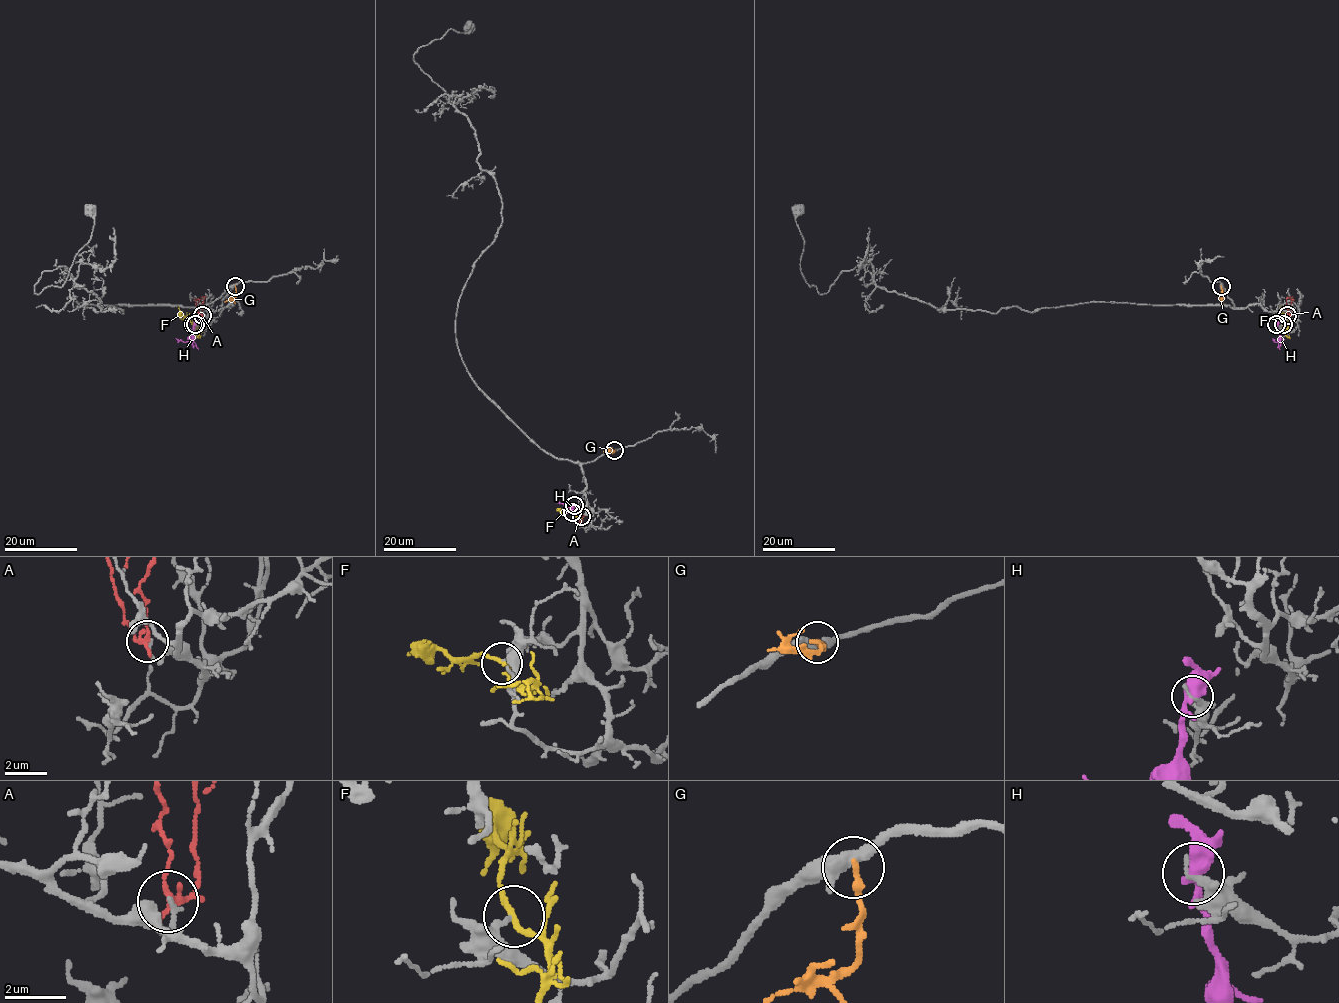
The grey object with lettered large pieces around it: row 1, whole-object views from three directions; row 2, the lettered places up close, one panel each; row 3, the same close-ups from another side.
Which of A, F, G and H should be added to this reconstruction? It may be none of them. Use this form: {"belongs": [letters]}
{"belongs": []}

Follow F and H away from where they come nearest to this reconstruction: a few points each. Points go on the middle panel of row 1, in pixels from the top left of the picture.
F: (572, 511), (556, 511)
H: (573, 505), (570, 508), (554, 501)

